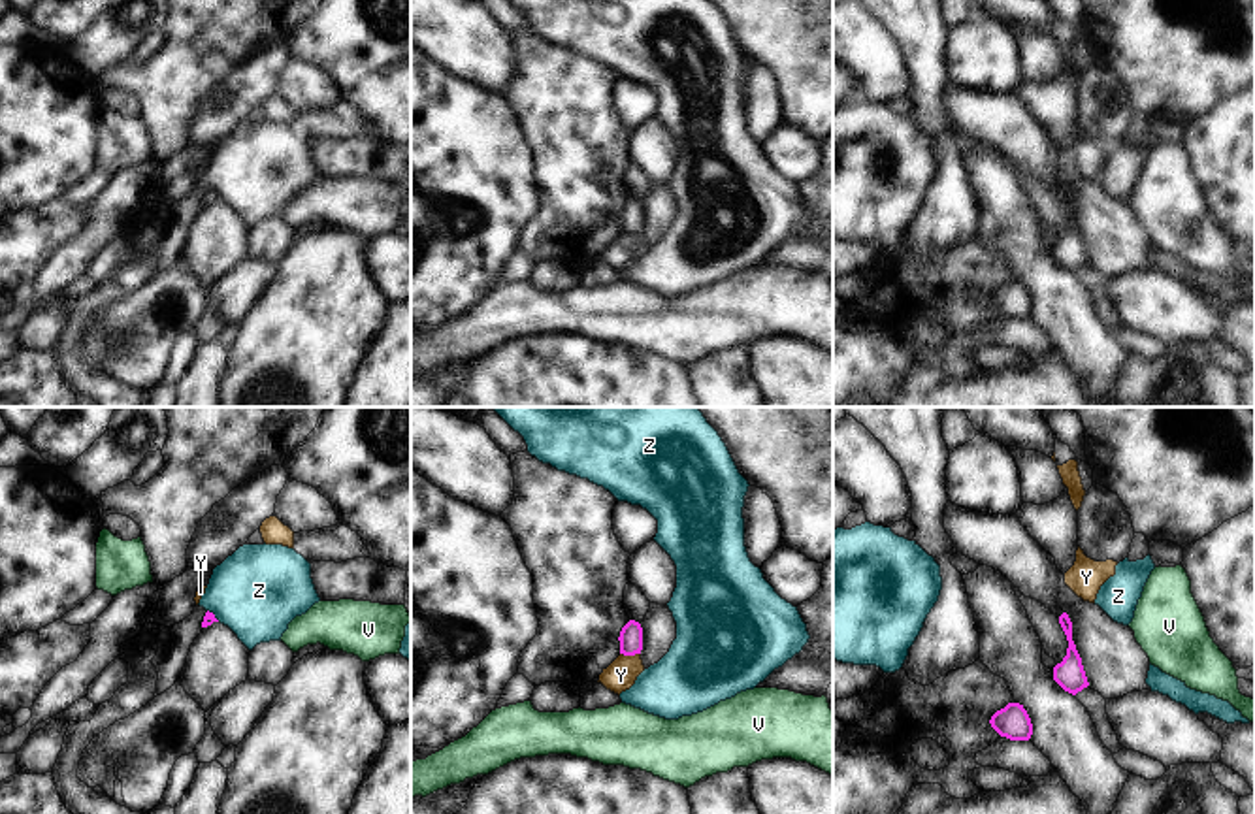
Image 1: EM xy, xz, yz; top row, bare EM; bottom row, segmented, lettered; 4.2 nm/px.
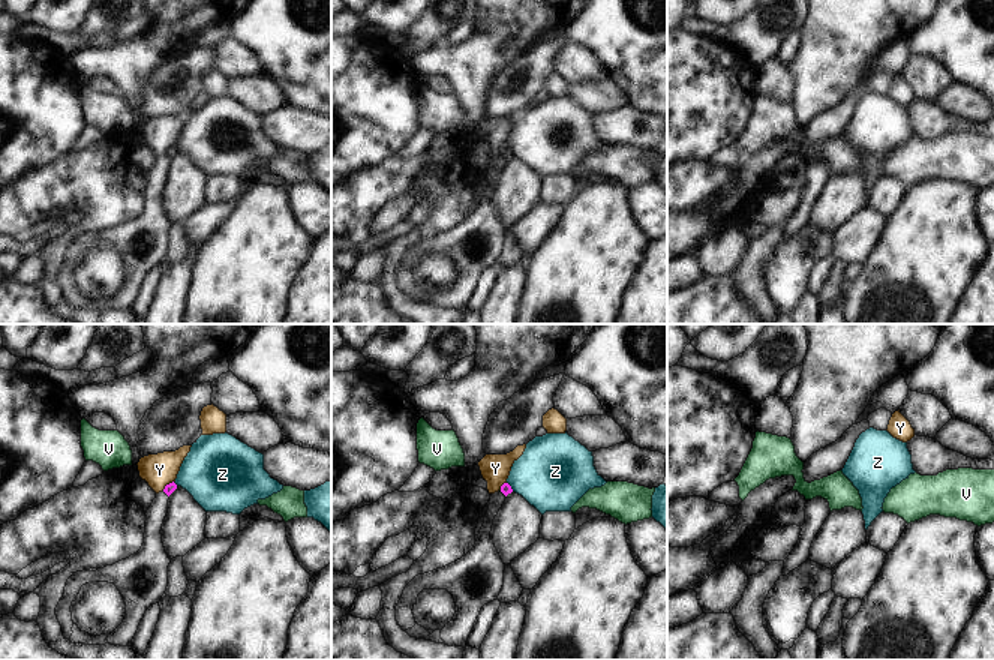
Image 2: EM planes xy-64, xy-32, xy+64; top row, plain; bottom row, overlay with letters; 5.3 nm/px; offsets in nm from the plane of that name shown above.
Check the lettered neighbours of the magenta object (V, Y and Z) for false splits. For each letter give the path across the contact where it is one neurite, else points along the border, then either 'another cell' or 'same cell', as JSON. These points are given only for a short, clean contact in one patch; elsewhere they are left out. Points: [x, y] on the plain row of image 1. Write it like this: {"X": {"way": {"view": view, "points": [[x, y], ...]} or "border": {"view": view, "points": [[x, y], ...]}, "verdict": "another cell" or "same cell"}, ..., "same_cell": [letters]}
{"V": {"way": {"view": "xy", "points": [[208, 193], [210, 196], [208, 198]]}, "verdict": "same cell"}, "Y": {"border": {"view": "xz", "points": [[620, 230], [639, 232]]}, "verdict": "another cell"}, "Z": {"border": {"view": "xy", "points": [[208, 187], [219, 198]]}, "verdict": "another cell"}, "same_cell": ["V"]}

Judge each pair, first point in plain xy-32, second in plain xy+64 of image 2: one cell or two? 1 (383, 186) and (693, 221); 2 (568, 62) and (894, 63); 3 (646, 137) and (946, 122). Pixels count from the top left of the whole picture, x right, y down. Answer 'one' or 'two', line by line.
1: two
2: two
3: one

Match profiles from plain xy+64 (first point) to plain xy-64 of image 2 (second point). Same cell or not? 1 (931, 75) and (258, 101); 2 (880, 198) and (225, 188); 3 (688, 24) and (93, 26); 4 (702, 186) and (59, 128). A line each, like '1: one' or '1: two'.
1: two
2: one
3: one
4: two

